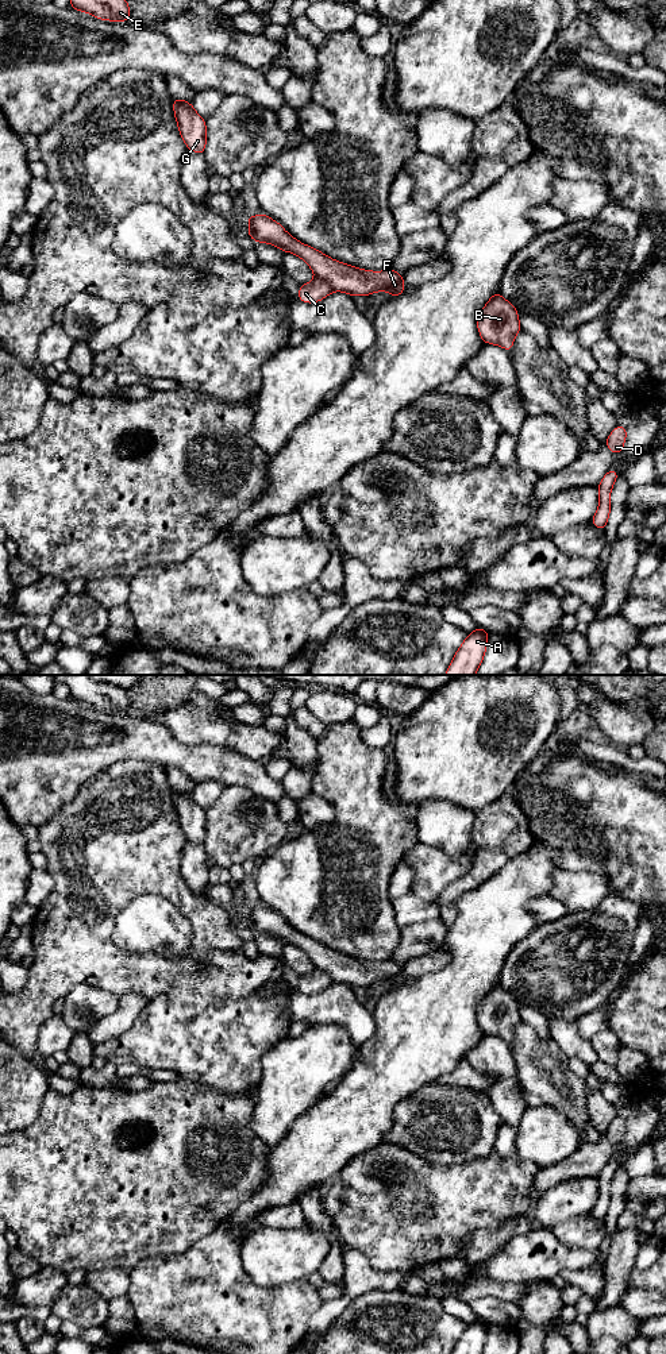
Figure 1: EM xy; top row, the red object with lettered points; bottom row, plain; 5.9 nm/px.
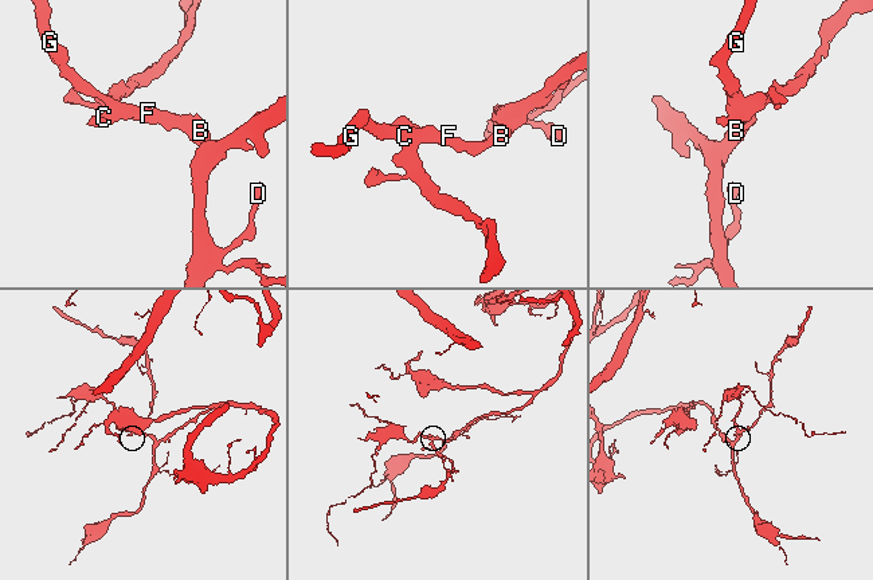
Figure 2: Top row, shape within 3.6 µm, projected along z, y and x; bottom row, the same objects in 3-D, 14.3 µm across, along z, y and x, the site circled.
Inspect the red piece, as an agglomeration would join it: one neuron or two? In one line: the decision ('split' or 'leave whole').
split

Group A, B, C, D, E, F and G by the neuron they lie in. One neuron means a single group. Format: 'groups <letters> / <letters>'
groups A B D E F G / C

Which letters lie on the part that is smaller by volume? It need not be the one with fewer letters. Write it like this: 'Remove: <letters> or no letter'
Remove: C

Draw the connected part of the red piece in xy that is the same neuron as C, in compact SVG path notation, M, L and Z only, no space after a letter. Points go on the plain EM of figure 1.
M315 968L308 975L300 976L297 990L307 995L313 995L324 991L332 983L332 979L324 971Z

